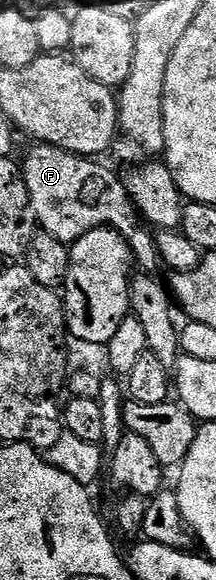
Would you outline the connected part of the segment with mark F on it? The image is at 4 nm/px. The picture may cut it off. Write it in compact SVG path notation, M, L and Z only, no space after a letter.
M51 144L34 146L26 156L26 164L24 160L24 175L39 229L52 234L52 238L60 238L60 242L71 245L84 234L88 234L88 230L114 228L130 243L130 251L134 253L137 267L142 267L139 269L146 274L157 273L157 268L161 269L164 263L154 241L155 233L147 227L138 209L134 207L134 201L128 194L123 177L119 173L117 176L112 169L98 163L102 162L94 158L76 156L72 152L65 152L62 148L54 148Z

